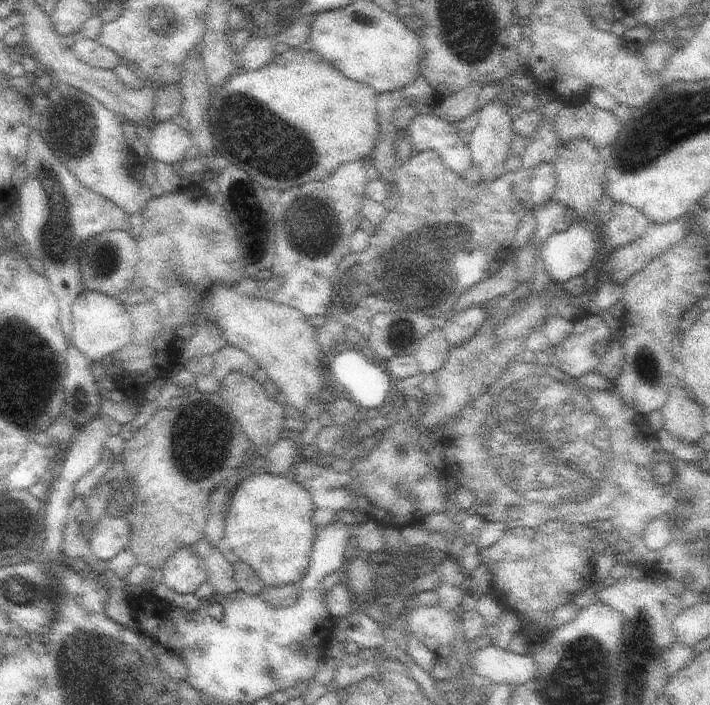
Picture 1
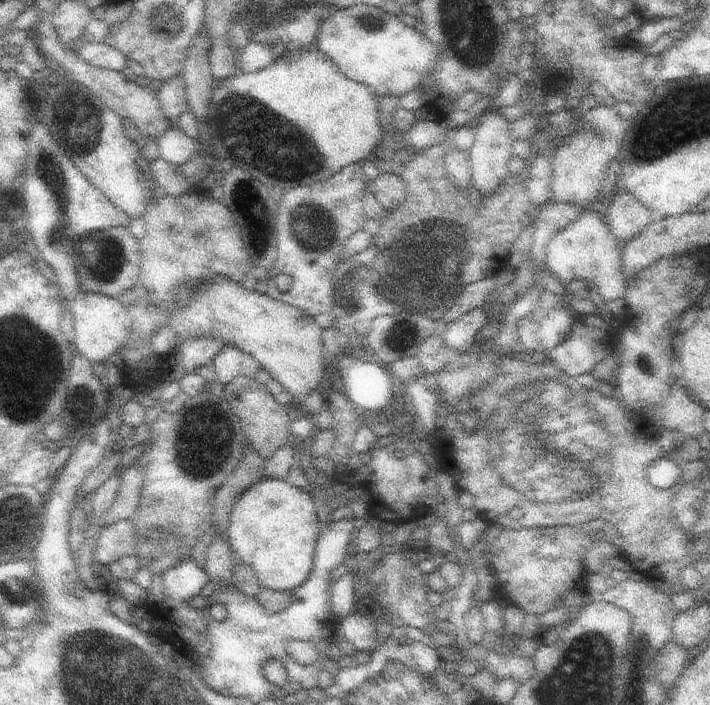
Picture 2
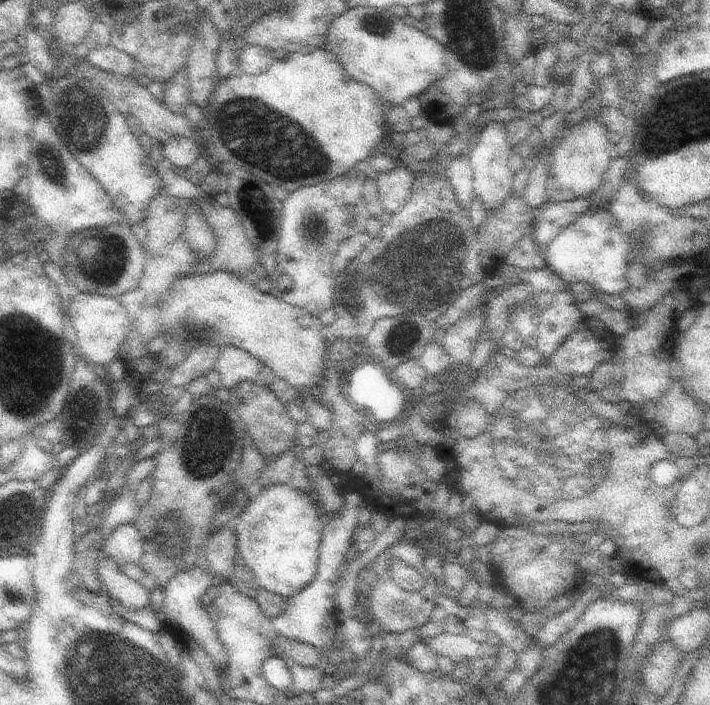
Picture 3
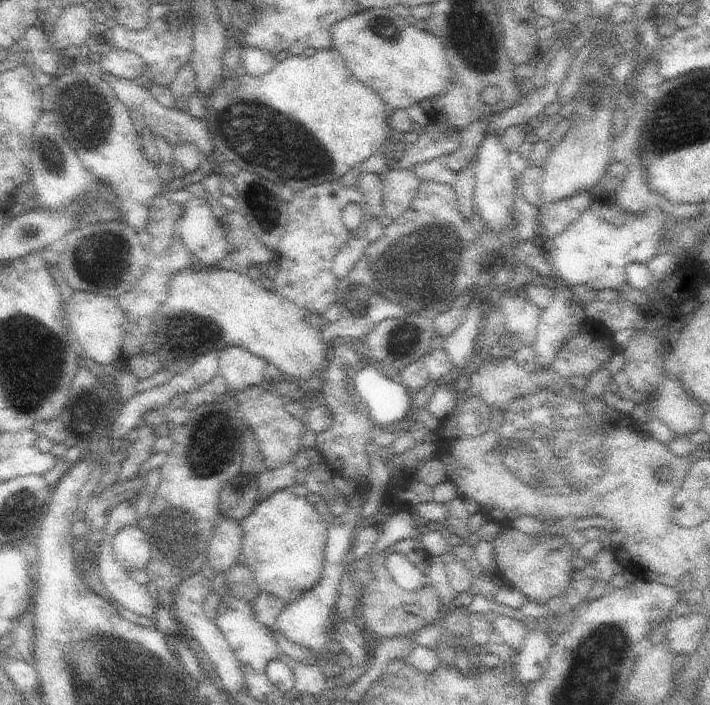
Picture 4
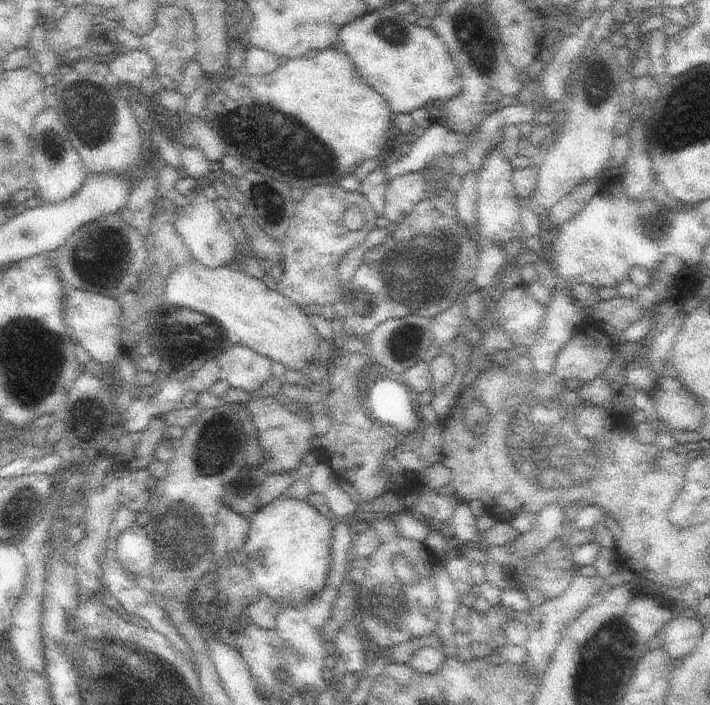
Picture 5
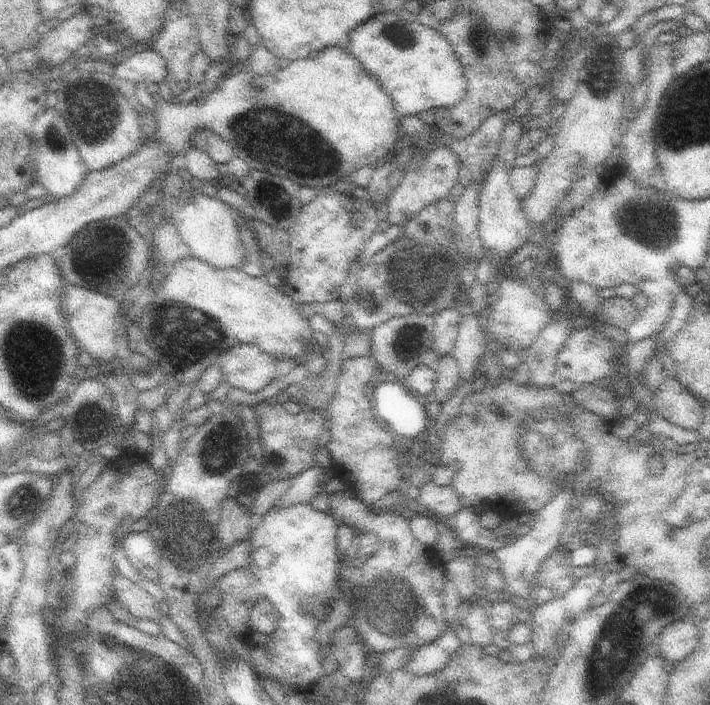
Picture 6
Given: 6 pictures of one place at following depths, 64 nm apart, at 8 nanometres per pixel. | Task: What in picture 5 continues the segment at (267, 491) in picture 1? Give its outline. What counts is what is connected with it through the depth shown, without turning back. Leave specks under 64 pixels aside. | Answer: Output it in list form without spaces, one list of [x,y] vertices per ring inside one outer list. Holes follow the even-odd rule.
[[[279,496],[269,506],[257,510],[251,518],[245,550],[249,562],[245,564],[265,596],[285,608],[303,608],[309,600],[327,588],[331,576],[331,548],[333,548],[333,522],[321,516],[307,500],[291,500]]]

